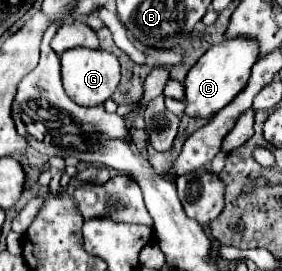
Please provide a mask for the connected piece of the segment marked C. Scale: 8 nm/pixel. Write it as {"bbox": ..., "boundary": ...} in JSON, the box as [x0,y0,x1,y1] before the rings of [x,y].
{"bbox":[185,40,257,120],"boundary":[[[225,40],[209,48],[203,58],[189,70],[185,78],[185,114],[191,118],[209,120],[221,108],[225,108],[247,84],[251,66],[257,62],[257,48],[251,40]]]}

